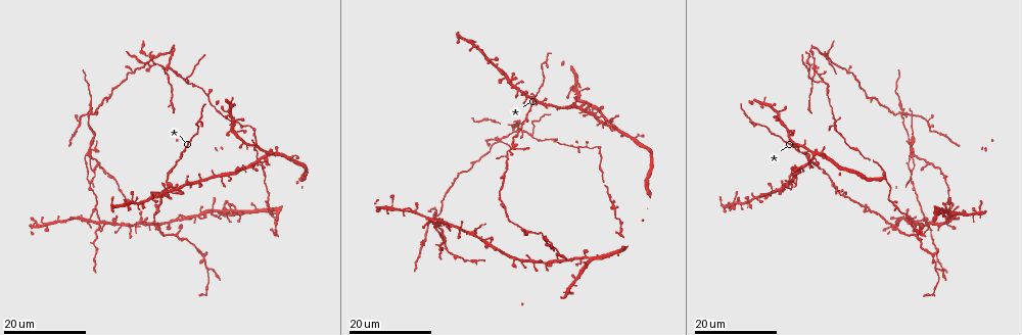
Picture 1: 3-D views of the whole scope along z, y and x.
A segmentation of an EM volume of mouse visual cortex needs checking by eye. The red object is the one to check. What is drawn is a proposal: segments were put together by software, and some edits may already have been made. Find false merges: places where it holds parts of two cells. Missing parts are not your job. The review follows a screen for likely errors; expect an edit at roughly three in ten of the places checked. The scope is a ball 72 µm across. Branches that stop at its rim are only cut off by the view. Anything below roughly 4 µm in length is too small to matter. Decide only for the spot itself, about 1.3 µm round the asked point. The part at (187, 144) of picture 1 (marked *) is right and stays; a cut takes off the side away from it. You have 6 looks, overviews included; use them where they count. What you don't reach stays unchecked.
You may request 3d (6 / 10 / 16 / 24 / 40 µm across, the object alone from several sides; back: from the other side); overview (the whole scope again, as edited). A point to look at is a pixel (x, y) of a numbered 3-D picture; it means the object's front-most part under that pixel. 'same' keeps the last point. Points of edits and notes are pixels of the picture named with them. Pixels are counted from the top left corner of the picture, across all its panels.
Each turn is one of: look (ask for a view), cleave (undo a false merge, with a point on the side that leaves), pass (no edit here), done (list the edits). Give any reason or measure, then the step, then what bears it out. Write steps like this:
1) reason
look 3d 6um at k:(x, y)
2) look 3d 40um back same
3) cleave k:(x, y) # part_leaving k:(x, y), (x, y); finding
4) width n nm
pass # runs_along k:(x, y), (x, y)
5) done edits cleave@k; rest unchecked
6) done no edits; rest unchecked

side arm on a straight run
look 3d 16um at 1:(528, 134)

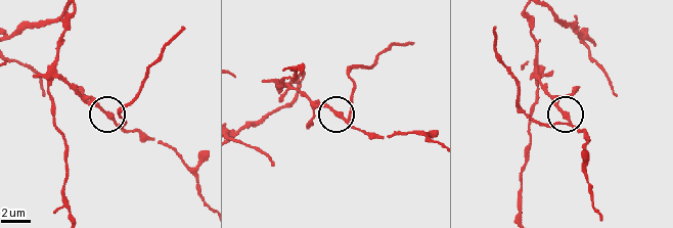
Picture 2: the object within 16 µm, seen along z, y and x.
look 3d 6um at 2:(112, 118)

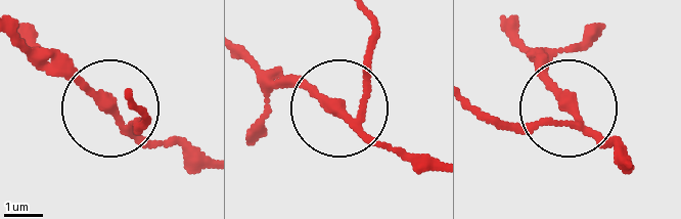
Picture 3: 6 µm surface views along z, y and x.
cleave 3:(135, 128) # part_leaving 3:(575, 130), (509, 121), (470, 101); two cells meet here

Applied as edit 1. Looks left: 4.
thin arm on a thick one
look 3d 16um at 1:(170, 66)

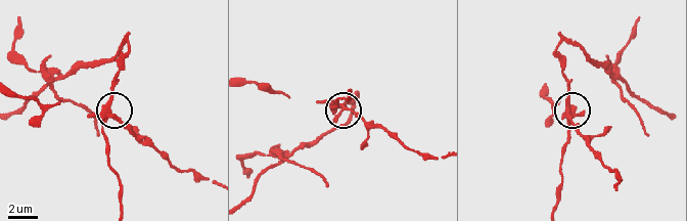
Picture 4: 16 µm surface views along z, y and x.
look 3d 10um at 4:(567, 107)

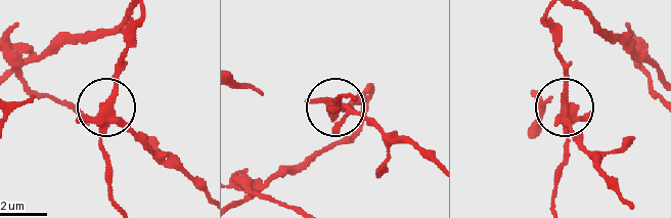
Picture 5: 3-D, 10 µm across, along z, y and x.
side_arm 13 um
cleave 5:(106, 151) # part_leaving 5:(107, 117), (114, 72), (127, 30), (140, 12); two cells meet here

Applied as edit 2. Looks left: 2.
done edits cleave@3, cleave@5; rest unchecked

